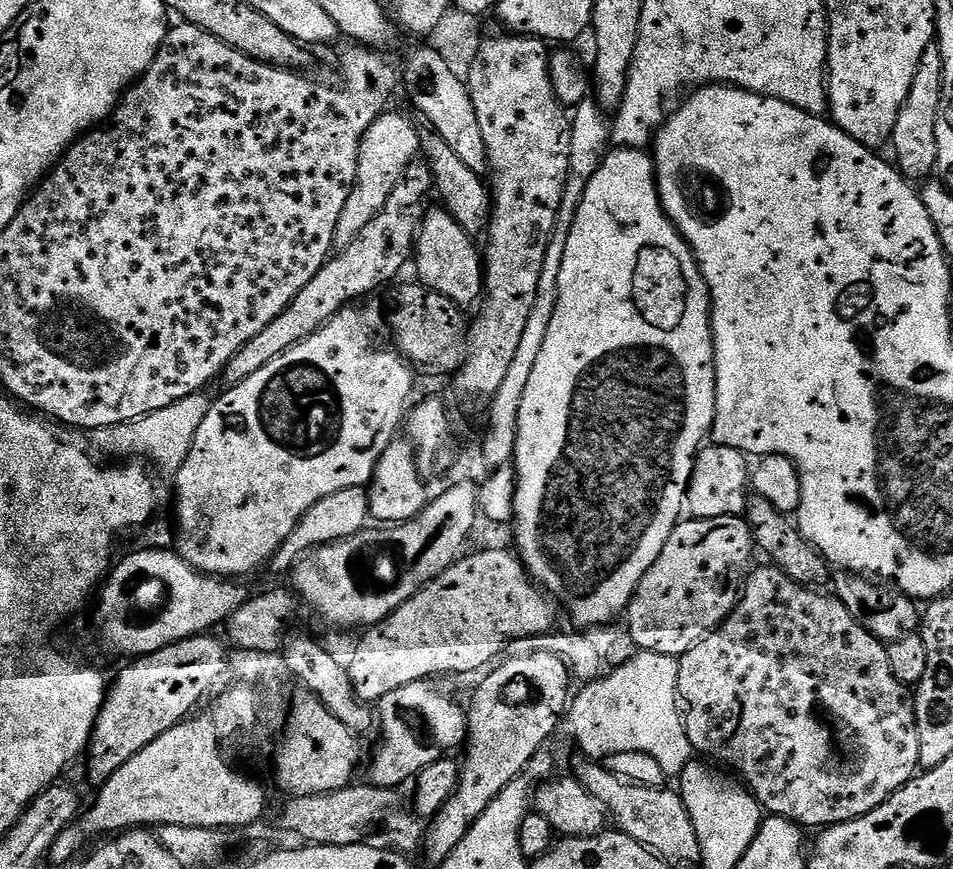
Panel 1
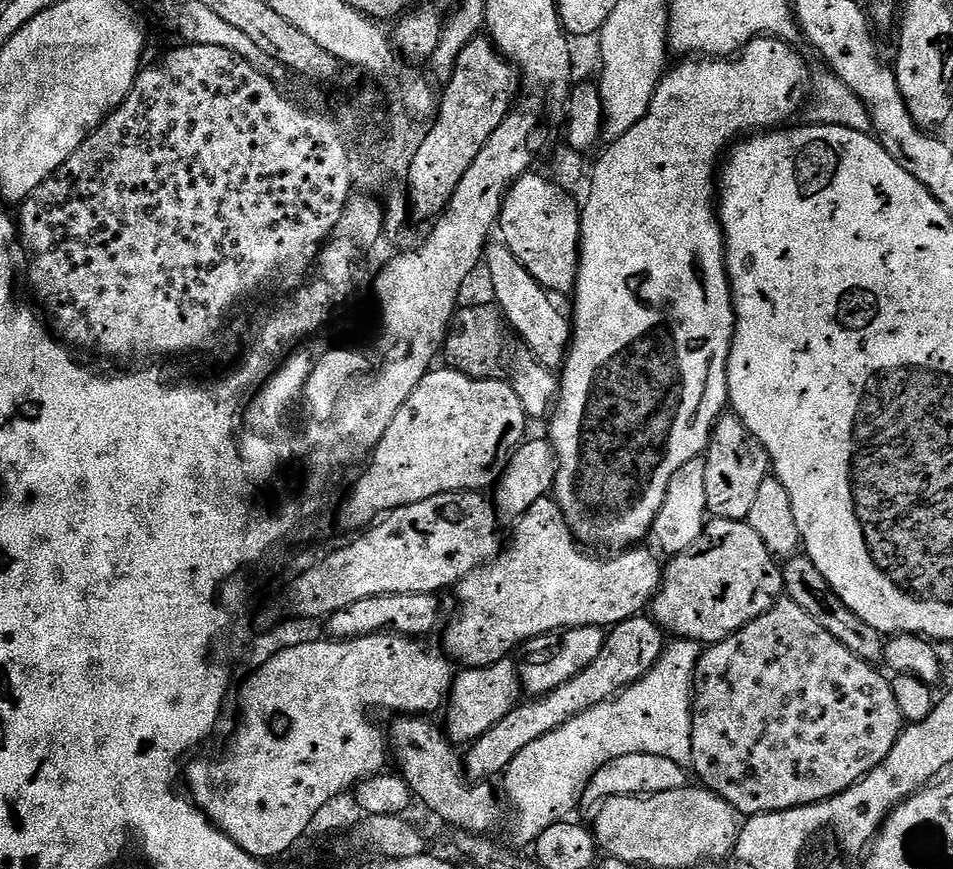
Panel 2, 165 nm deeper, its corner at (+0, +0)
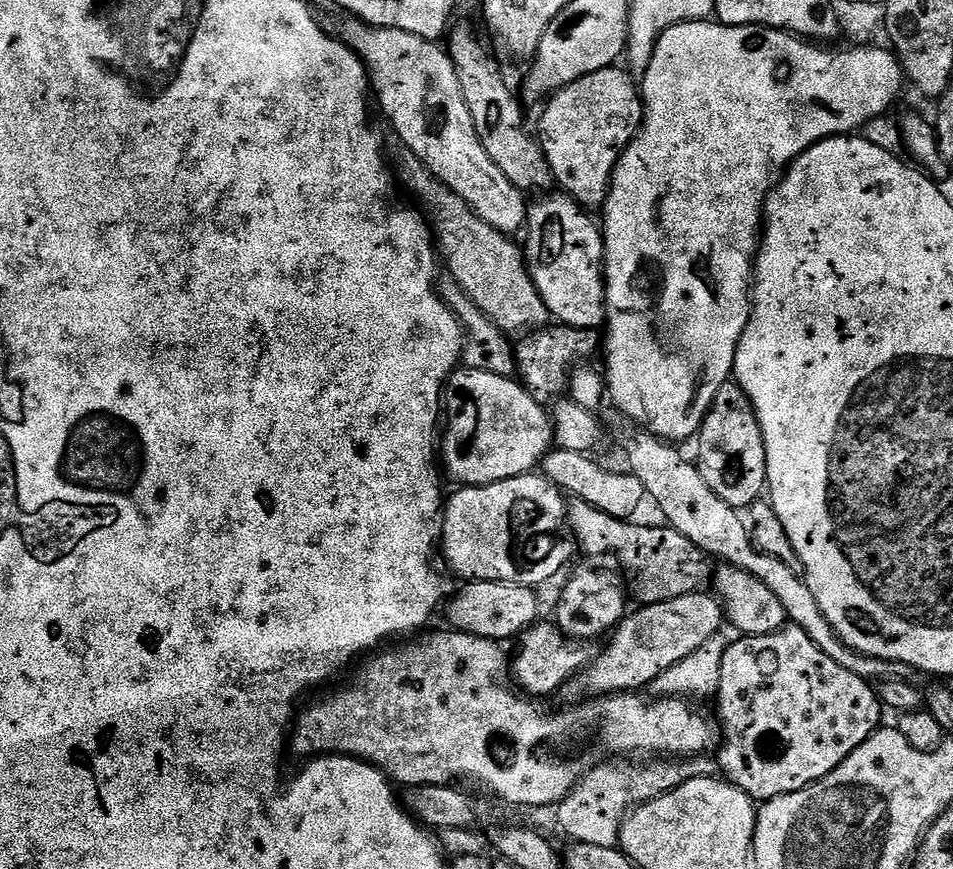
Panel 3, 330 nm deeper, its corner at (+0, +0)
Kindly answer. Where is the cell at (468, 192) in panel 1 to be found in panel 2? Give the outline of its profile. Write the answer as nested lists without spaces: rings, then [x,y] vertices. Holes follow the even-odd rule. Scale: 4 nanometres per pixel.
[[[502,242],[491,243],[485,249],[484,268],[487,268],[490,276],[497,300],[495,303],[513,333],[517,333],[523,339],[523,345],[536,360],[542,362],[547,371],[559,371],[571,347],[572,328],[569,317],[560,314],[551,301],[551,295],[510,254],[510,250]]]

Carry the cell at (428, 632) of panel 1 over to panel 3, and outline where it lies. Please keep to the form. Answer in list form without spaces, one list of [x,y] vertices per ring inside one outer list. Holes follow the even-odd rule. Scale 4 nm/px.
[[[577,498],[568,505],[566,524],[581,553],[589,552],[592,555],[589,557],[604,558],[607,557],[604,556],[607,552],[616,552],[620,559],[619,567],[624,567],[623,571],[630,577],[630,592],[632,584],[632,592],[640,599],[641,605],[666,602],[682,594],[690,594],[703,585],[700,583],[707,576],[709,579],[709,557],[699,546],[671,526],[646,529],[645,526],[632,524],[629,519],[611,517],[610,514]]]

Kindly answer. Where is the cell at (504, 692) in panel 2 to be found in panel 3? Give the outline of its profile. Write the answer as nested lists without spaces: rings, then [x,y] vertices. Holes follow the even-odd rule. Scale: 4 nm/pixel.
[[[554,622],[532,624],[518,637],[518,644],[520,653],[513,660],[511,657],[510,676],[516,679],[515,687],[532,698],[548,696],[551,692],[559,693],[564,683],[583,672],[594,659],[594,652],[588,649],[591,647],[587,643],[569,640]]]

